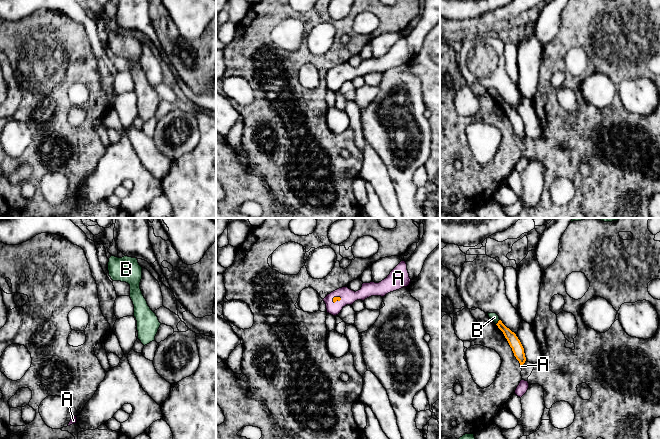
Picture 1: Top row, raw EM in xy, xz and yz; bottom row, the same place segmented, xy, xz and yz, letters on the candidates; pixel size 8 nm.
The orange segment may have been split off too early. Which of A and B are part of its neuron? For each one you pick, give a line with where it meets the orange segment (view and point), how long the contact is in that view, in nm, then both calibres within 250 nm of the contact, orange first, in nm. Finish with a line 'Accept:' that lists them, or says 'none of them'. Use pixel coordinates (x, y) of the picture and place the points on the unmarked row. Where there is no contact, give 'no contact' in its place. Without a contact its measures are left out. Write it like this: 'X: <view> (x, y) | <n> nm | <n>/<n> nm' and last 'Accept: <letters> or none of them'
A: xz (336, 76) | 80 nm | 40/120 nm
Accept: A

